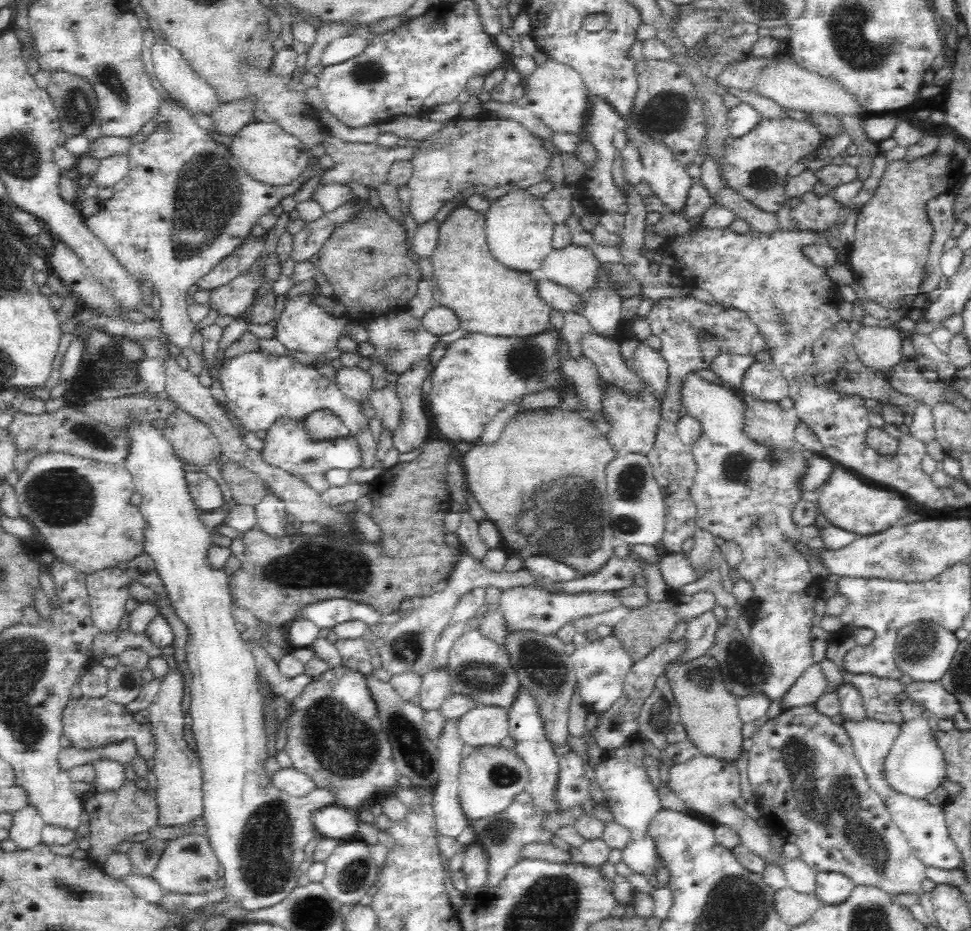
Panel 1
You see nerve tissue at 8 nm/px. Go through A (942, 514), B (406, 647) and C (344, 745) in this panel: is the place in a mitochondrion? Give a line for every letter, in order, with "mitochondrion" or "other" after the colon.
A: other
B: mitochondrion
C: mitochondrion

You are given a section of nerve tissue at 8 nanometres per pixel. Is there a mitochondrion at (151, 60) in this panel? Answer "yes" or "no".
no

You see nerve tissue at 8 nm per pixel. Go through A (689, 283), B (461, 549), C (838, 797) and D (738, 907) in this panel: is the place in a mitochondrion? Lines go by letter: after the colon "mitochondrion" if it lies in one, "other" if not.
A: other
B: other
C: mitochondrion
D: mitochondrion

